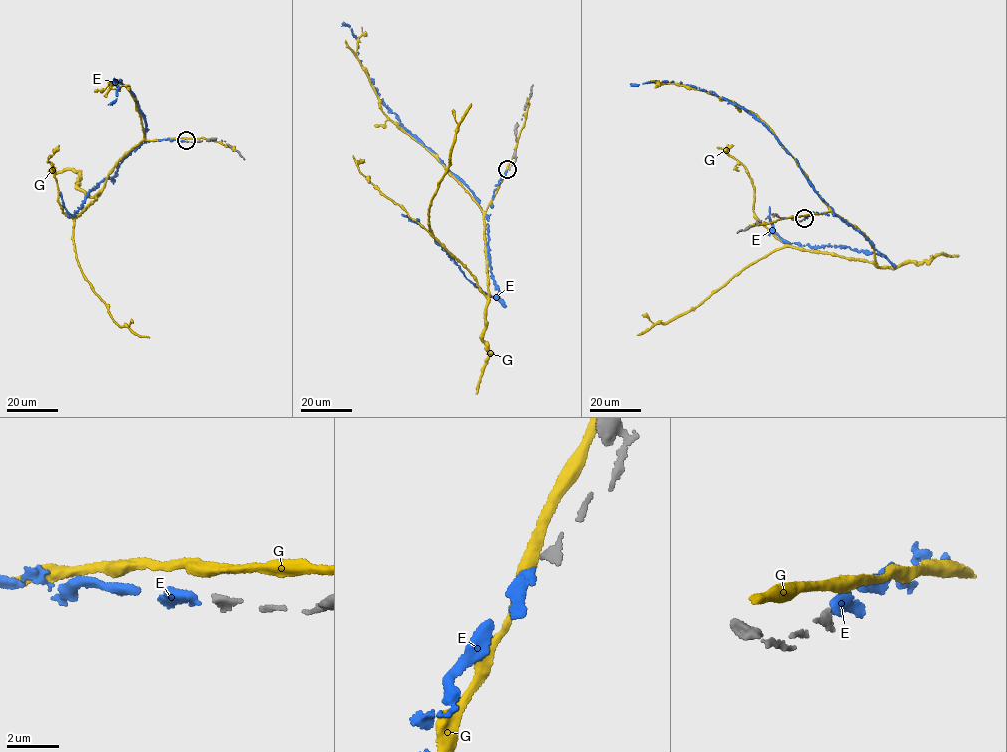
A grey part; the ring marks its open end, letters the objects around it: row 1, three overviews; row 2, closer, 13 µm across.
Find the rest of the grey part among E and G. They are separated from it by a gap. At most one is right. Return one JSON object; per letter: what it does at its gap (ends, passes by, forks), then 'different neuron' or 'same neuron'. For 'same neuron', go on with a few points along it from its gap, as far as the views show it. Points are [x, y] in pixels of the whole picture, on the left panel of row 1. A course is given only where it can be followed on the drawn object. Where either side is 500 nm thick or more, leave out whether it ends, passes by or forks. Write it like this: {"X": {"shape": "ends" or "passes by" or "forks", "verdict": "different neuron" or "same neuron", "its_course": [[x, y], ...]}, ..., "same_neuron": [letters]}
{"E": {"shape": "ends", "verdict": "same neuron", "its_course": [[185, 141], [146, 139], [147, 125], [139, 103], [121, 81], [113, 78], [119, 88], [116, 98], [107, 105]]}, "G": {"shape": "passes by", "verdict": "different neuron"}, "same_neuron": ["E"]}

